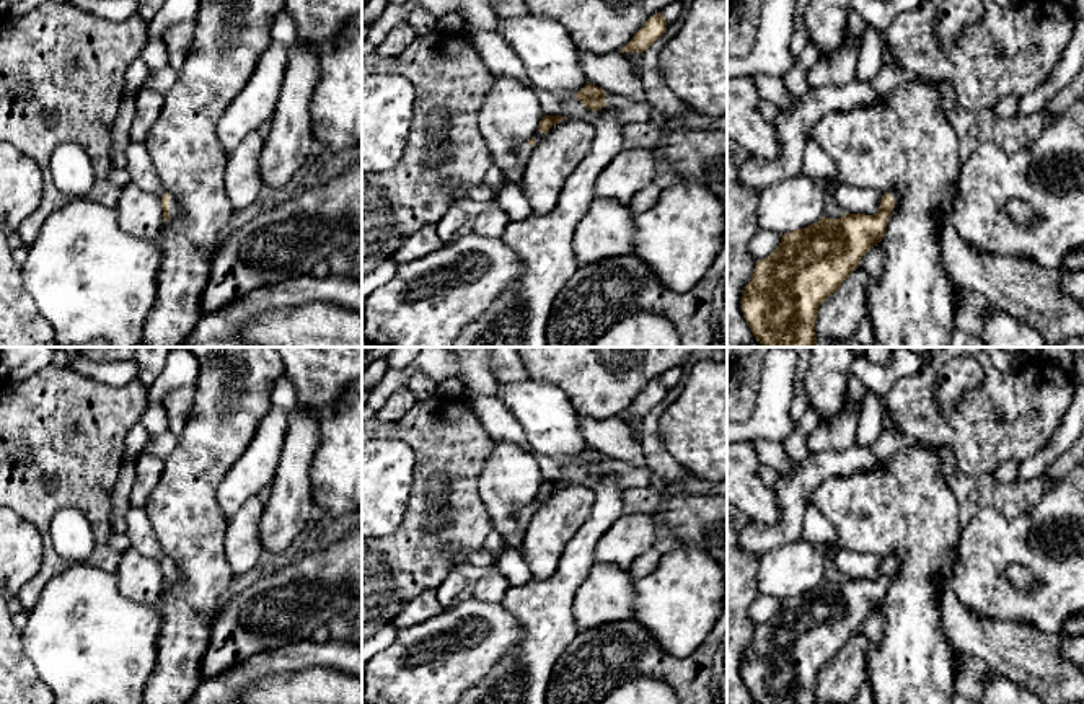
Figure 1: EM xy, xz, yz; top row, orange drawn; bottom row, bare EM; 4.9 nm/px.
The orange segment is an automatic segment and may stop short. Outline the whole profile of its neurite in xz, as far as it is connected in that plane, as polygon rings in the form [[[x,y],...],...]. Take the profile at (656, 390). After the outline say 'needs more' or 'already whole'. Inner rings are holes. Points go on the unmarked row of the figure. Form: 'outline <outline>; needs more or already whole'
outline [[[662,378],[652,380],[634,403],[621,414],[624,417],[644,419],[667,394]]]; already whole

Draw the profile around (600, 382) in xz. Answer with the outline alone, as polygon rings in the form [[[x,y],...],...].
[[[517,347],[528,378],[561,388],[577,416],[618,417],[646,386],[672,368],[681,368],[694,347]]]

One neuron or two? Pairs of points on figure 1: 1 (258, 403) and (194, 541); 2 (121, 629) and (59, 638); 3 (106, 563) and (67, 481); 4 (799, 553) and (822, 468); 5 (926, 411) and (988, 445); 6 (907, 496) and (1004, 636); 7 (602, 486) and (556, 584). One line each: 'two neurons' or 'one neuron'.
1: one neuron
2: one neuron
3: one neuron
4: two neurons
5: one neuron
6: two neurons
7: one neuron

